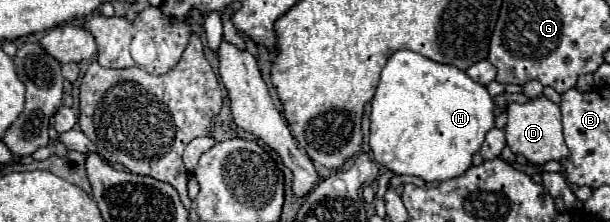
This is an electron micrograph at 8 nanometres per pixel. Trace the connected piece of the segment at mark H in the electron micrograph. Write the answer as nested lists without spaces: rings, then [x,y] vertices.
[[[396,51],[382,69],[370,115],[370,149],[374,159],[394,173],[414,175],[424,181],[446,181],[462,175],[480,151],[484,135],[494,127],[494,99],[482,83],[472,81],[466,71],[436,63],[414,51]]]

